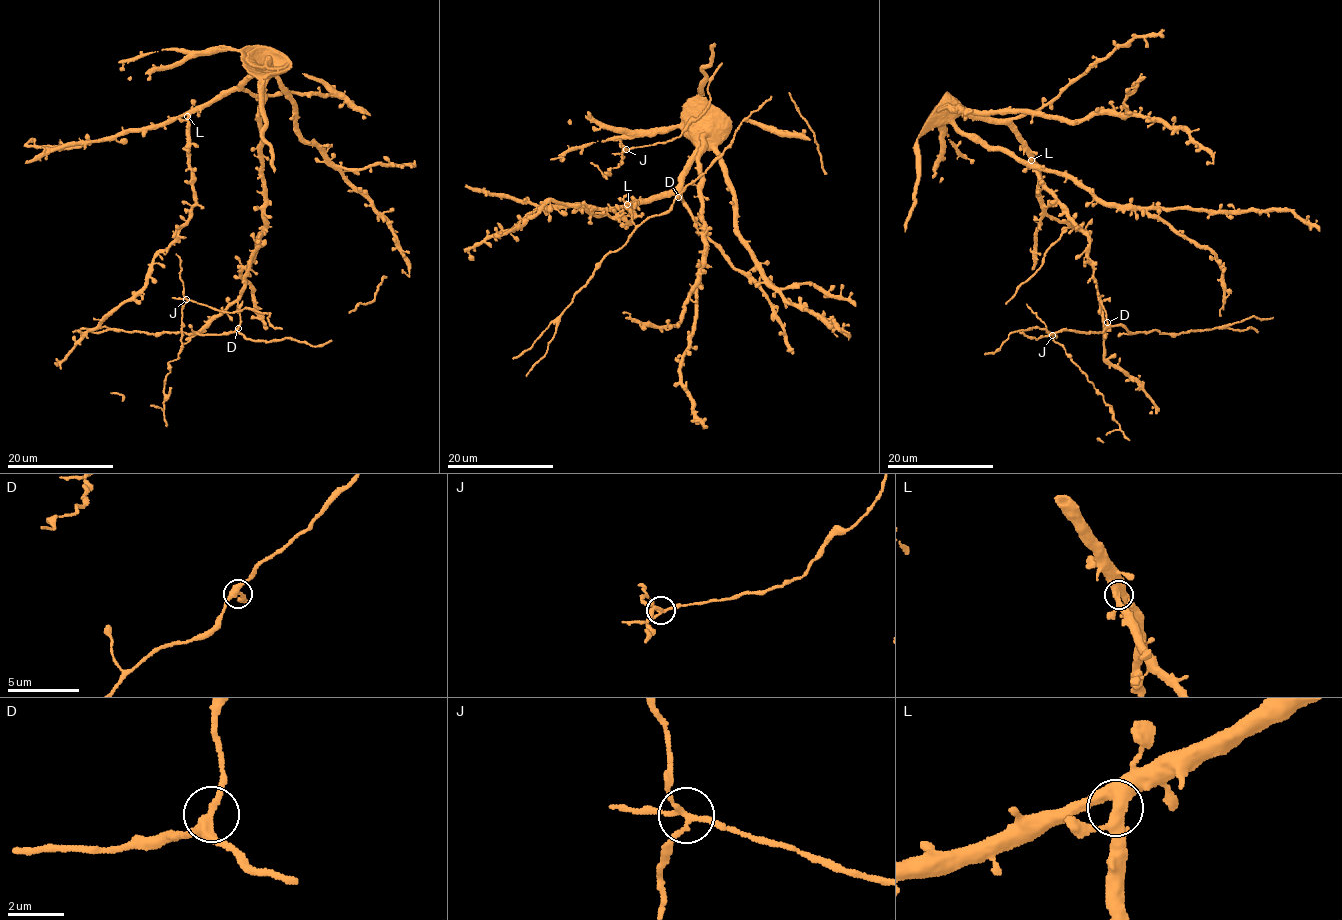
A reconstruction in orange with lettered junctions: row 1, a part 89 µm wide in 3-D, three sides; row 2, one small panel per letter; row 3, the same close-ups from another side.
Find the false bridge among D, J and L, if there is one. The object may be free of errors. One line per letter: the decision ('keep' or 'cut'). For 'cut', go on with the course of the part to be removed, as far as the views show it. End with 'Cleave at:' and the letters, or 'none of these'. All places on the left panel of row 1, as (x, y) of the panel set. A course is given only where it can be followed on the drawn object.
D: keep
J: cut
L: keep
Cleave at: J

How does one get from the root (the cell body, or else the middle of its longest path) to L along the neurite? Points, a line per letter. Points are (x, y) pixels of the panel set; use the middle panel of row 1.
L: (702, 214), (698, 152), (701, 138), (705, 135), (700, 154), (681, 174), (680, 183), (673, 189), (627, 204)

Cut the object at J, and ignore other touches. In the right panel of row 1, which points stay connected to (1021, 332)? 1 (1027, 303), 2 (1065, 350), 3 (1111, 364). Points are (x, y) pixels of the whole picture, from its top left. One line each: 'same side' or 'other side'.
1: other side
2: other side
3: same side

